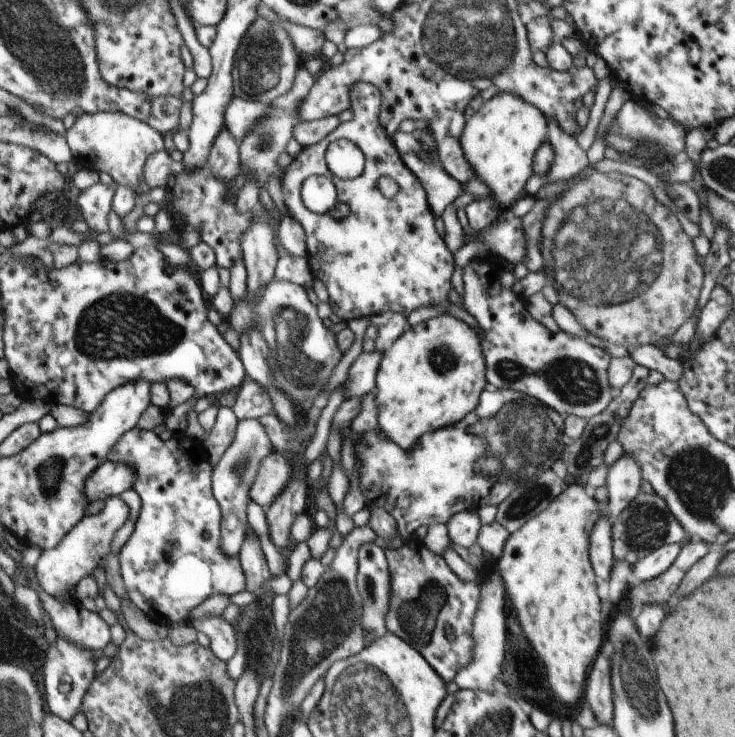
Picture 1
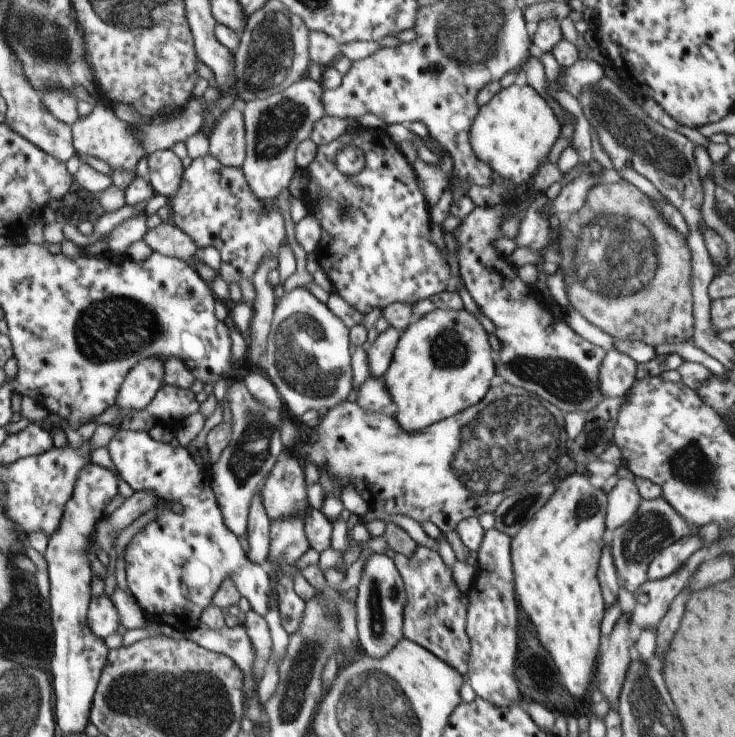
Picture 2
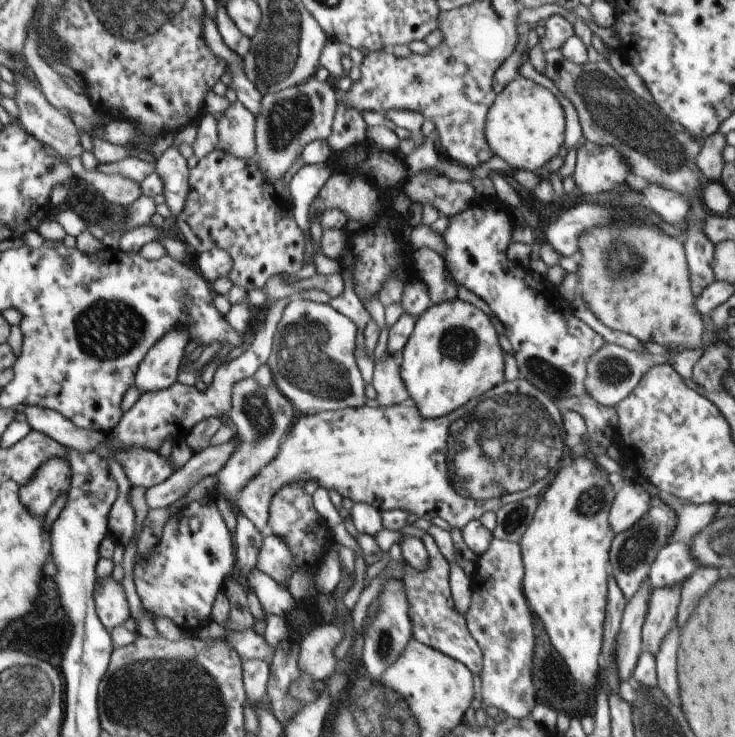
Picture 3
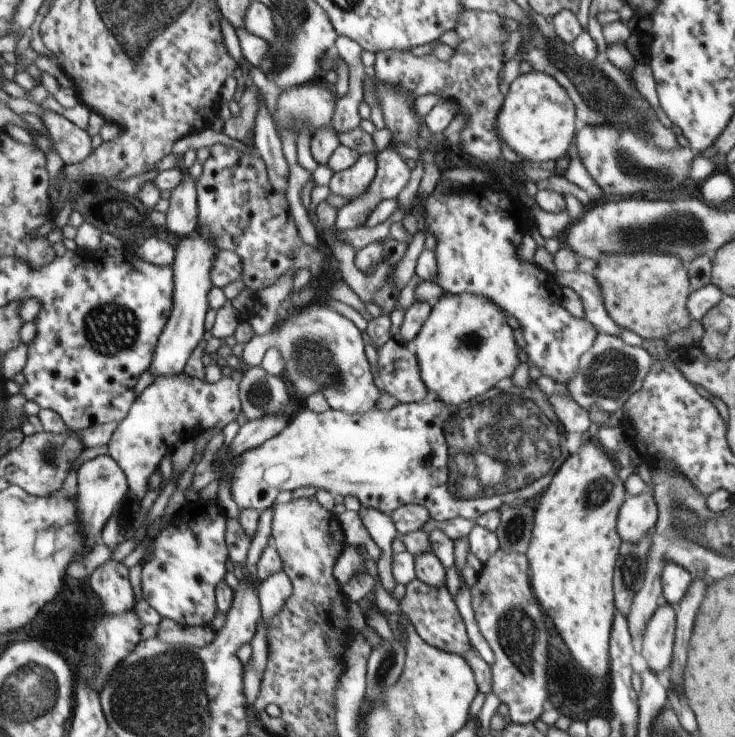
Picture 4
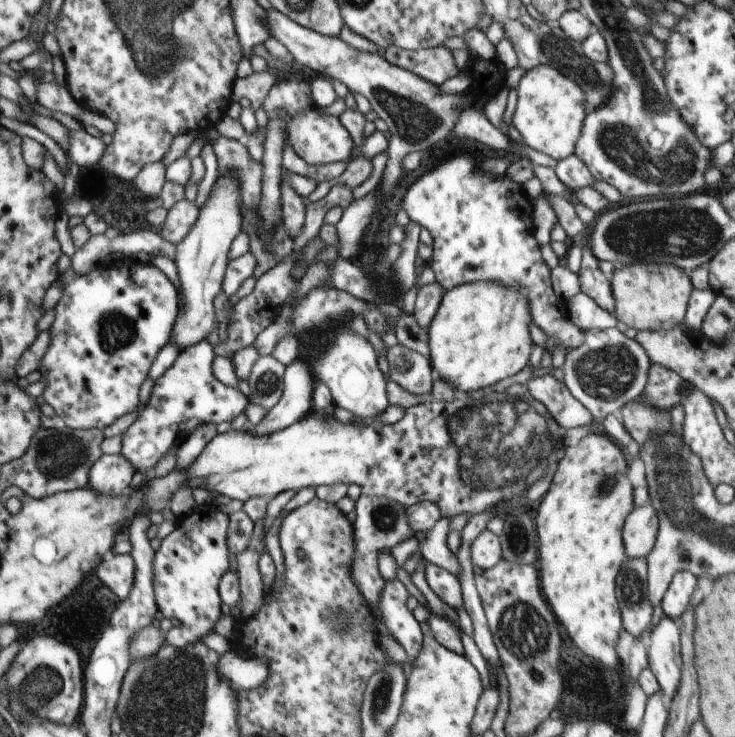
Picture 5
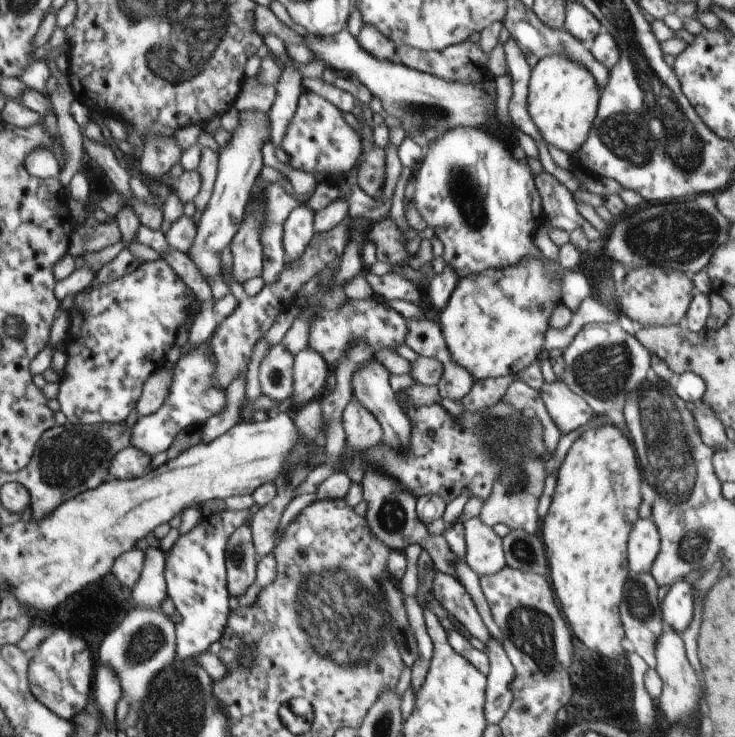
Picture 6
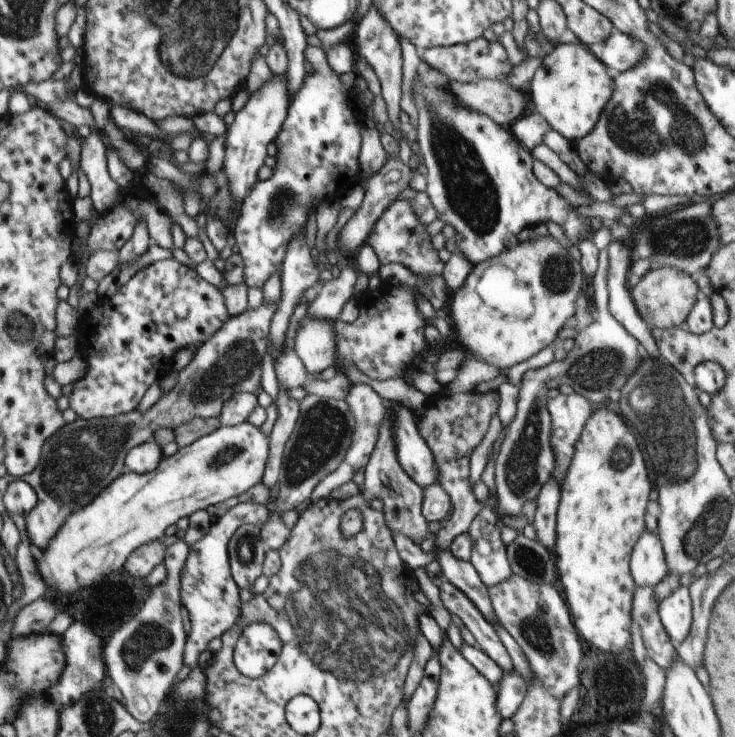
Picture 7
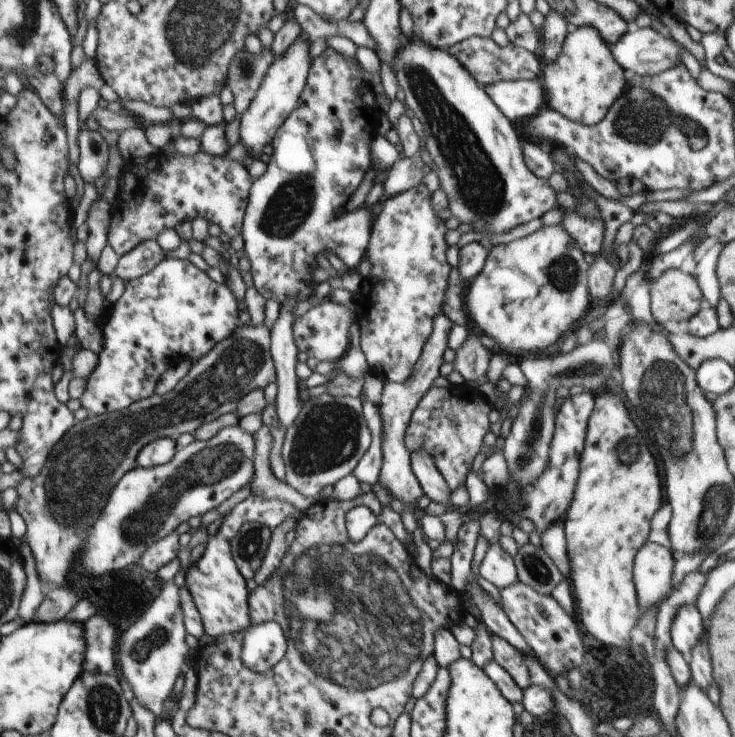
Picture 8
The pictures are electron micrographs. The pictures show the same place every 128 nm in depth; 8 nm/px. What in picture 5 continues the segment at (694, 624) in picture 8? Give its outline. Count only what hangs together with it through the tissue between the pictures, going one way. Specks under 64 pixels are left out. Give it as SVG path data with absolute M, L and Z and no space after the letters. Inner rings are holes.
M690 571L677 572L661 600L665 616L677 622L689 608L688 603L696 587L696 577Z

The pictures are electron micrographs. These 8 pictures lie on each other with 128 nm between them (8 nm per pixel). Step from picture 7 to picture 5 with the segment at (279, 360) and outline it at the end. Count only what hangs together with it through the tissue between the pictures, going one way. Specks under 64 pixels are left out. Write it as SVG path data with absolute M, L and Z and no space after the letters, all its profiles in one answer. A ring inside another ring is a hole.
M272 354L258 357L249 376L252 403L270 409L279 403L285 385L285 364L278 362Z

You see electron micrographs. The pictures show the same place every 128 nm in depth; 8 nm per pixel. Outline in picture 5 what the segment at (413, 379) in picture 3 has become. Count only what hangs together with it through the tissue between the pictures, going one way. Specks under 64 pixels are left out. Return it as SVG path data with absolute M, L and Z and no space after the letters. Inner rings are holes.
M466 283L444 292L438 312L428 327L435 376L454 383L462 396L520 372L529 364L534 346L528 330L532 324L530 310L524 291L500 283Z

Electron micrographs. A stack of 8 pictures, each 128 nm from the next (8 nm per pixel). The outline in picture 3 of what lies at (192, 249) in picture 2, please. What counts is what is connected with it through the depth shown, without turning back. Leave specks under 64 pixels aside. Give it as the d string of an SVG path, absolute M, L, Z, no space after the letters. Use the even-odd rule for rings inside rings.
M152 224L142 225L122 234L118 238L118 247L127 253L139 253L146 243L159 240L166 247L168 255L174 257L176 260L184 260L188 252L190 252L188 244L179 239L170 238L164 233L162 229L158 229Z

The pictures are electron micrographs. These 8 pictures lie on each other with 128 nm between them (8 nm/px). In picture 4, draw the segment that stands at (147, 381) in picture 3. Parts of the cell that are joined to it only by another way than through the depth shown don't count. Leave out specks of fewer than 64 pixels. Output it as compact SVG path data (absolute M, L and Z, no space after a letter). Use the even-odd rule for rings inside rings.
M191 233L182 238L175 248L175 257L171 267L174 270L174 311L163 328L162 337L155 348L149 370L155 378L157 376L179 375L184 370L186 360L204 338L204 320L208 312L208 292L212 290L211 272L214 271L215 262L220 249L215 242L202 233Z

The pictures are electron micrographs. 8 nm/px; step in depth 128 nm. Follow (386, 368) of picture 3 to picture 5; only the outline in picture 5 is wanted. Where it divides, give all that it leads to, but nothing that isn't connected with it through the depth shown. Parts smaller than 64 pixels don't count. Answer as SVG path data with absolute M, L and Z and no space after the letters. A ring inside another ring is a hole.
M400 344L388 349L390 380L412 394L431 392L435 373L430 358Z

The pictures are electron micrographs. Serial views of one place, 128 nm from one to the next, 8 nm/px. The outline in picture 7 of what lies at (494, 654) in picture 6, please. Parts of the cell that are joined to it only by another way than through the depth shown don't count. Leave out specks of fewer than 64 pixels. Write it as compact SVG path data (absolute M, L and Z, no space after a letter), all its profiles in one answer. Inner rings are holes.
M514 670L512 673L504 673L497 692L496 708L503 718L511 718L520 708L526 696L527 682L523 676Z

